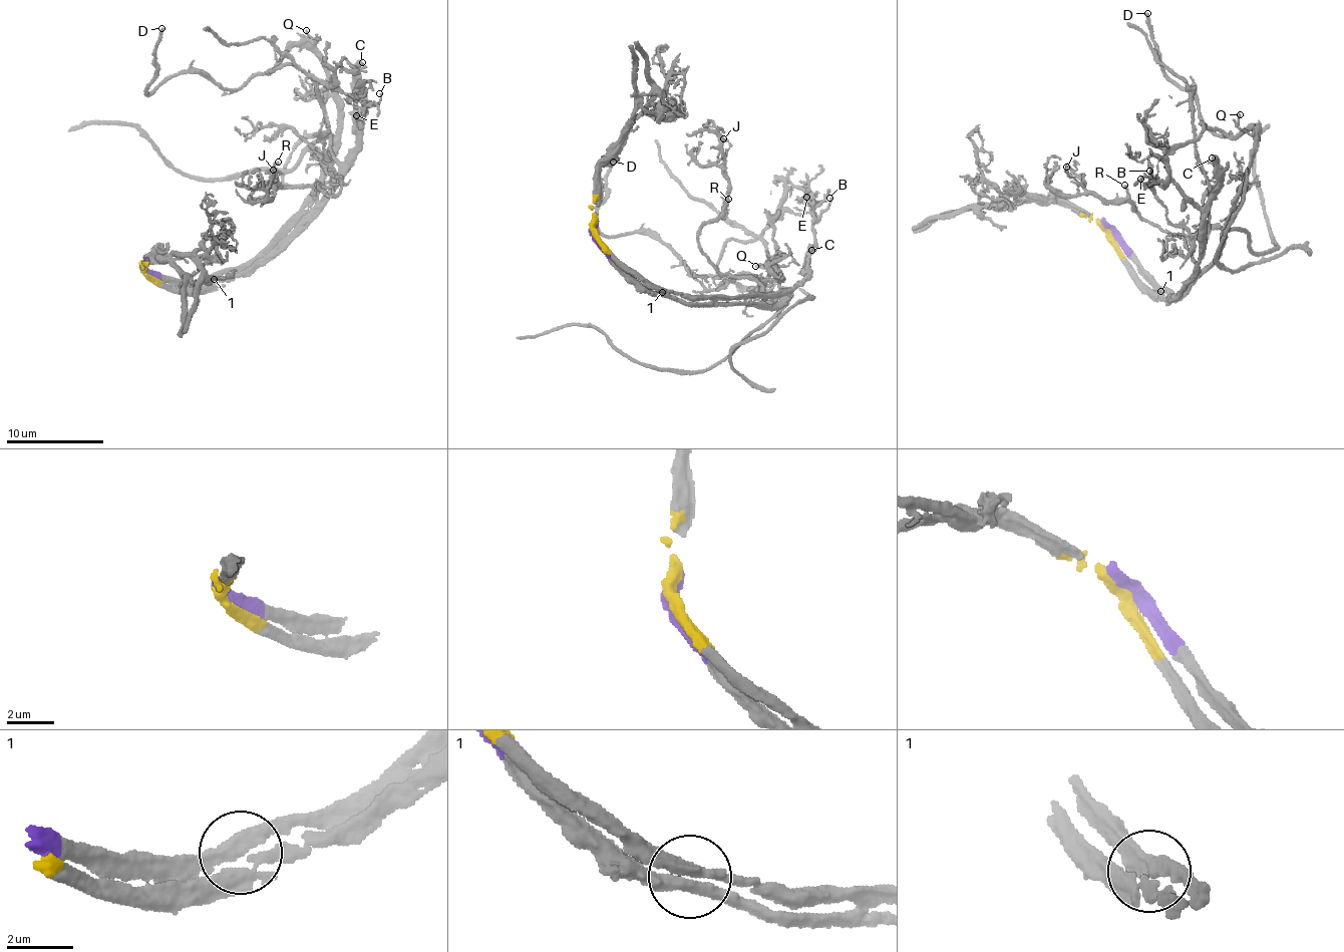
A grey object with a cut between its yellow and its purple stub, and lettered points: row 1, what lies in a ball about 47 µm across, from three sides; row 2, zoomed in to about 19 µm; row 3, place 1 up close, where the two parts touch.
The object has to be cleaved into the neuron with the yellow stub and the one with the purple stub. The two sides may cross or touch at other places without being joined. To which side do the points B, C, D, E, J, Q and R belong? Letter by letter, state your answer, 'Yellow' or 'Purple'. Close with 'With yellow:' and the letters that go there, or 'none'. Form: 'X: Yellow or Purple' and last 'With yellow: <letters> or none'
B: Yellow
C: Yellow
D: Purple
E: Yellow
J: Yellow
Q: Purple
R: Yellow
With yellow: B, C, E, J, R

